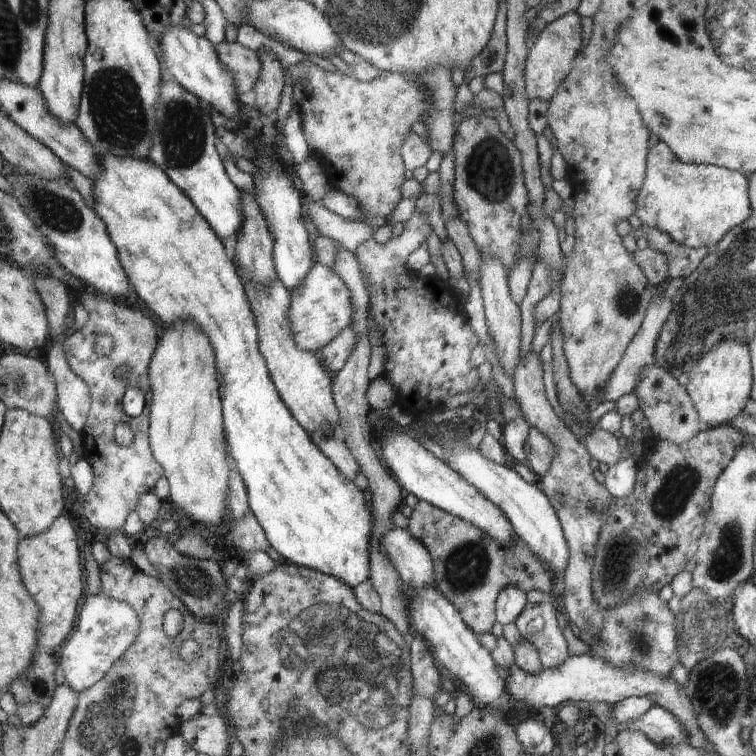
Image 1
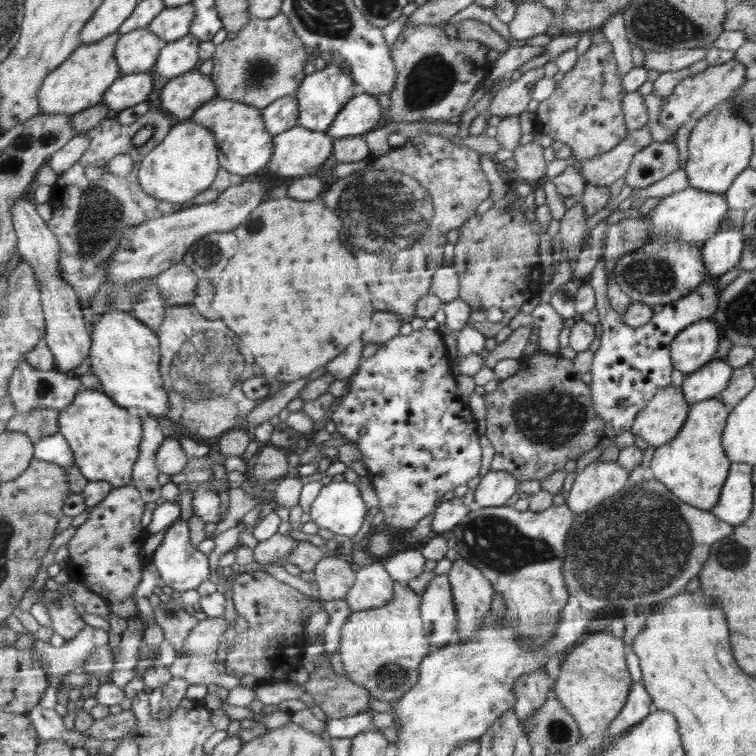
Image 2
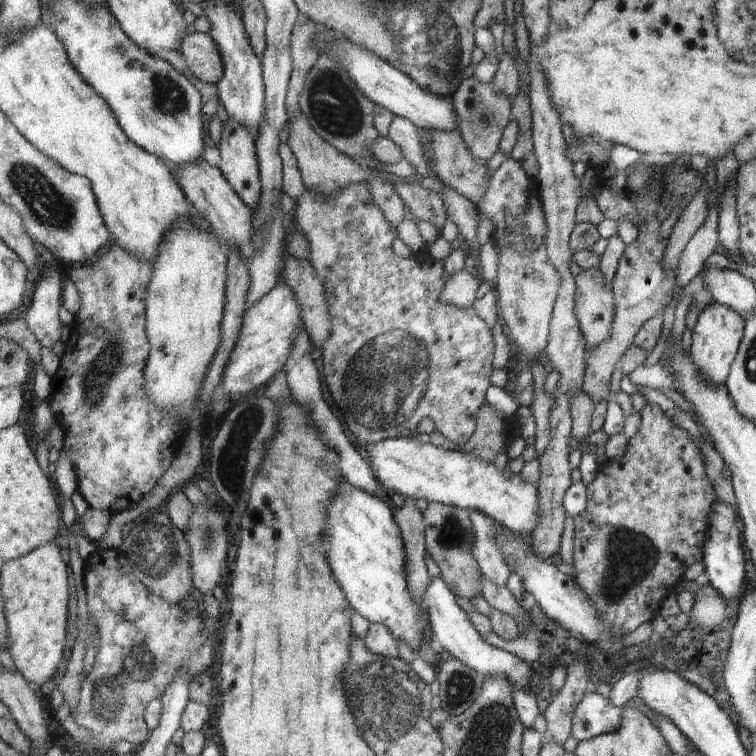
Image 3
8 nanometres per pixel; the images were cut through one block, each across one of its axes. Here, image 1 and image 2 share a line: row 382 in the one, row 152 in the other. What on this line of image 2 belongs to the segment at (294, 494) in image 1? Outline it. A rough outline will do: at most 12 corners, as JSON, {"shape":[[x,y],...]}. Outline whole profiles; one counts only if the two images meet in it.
{"shape":[[216,96],[190,120],[215,134],[224,170],[270,162],[260,108]]}

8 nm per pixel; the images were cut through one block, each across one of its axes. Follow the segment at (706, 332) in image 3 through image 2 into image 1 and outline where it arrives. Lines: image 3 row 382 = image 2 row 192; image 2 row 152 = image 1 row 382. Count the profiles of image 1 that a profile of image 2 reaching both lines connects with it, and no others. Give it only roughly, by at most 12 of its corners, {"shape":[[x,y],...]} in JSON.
{"shape":[[746,343],[700,357],[685,389],[703,427],[731,424],[755,381]]}

